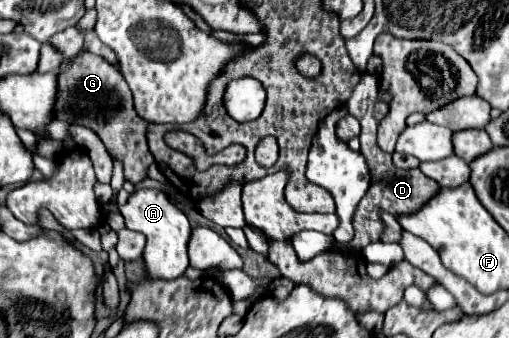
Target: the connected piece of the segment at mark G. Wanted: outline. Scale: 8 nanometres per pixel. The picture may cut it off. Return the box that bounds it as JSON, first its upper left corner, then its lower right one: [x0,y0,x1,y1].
[54,54,154,184]

